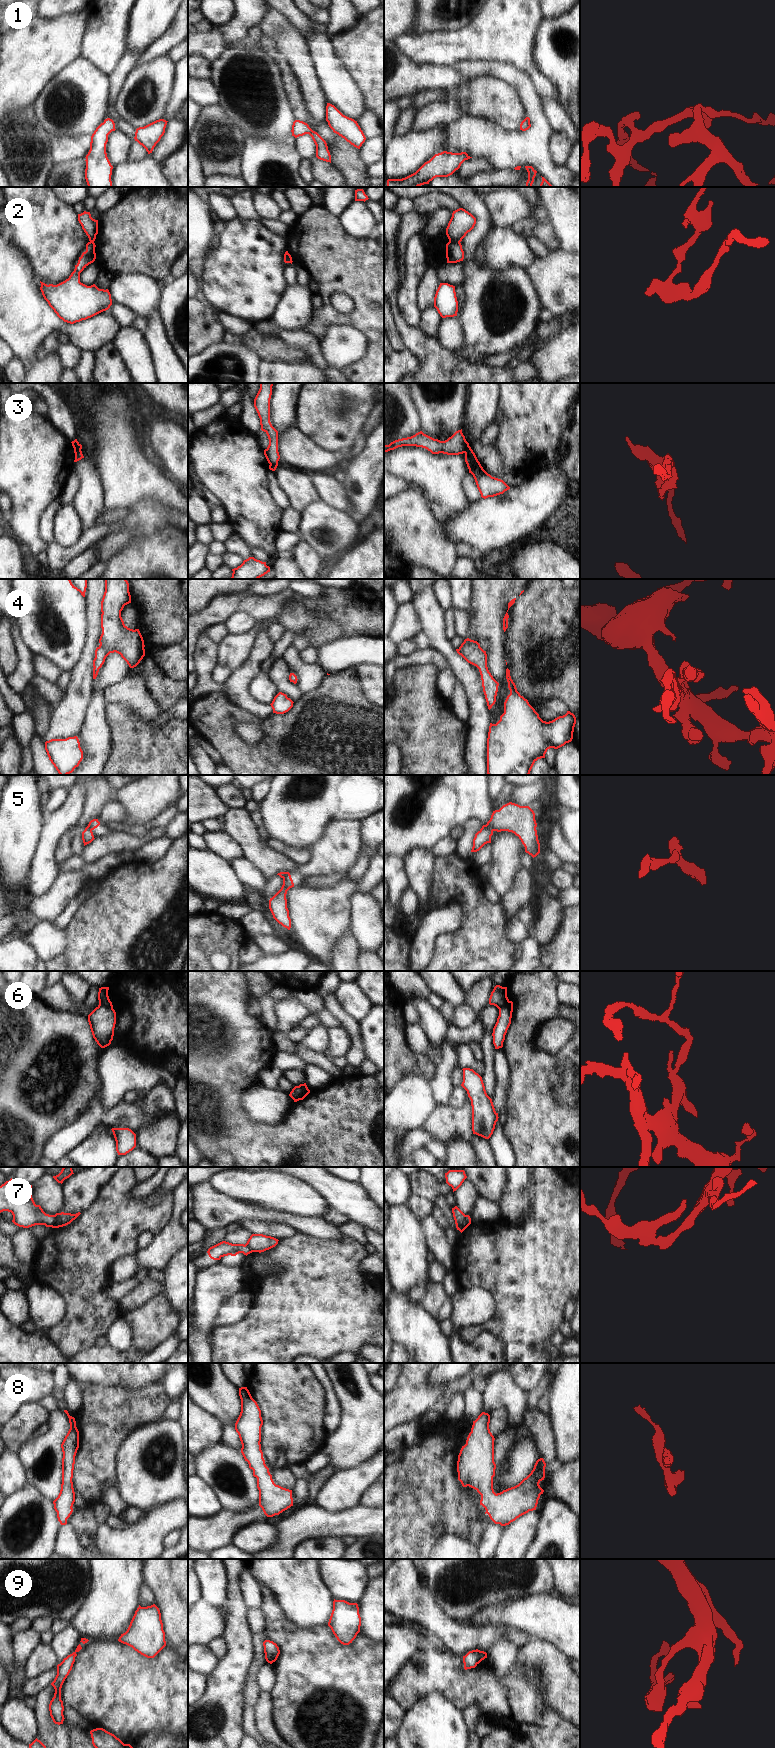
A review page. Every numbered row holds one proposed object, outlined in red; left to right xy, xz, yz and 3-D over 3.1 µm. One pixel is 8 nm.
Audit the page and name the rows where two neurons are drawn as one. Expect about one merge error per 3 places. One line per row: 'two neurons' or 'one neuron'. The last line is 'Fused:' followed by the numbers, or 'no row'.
1: one neuron
2: two neurons
3: two neurons
4: one neuron
5: two neurons
6: two neurons
7: two neurons
8: one neuron
9: one neuron
Fused: 2, 3, 5, 6, 7

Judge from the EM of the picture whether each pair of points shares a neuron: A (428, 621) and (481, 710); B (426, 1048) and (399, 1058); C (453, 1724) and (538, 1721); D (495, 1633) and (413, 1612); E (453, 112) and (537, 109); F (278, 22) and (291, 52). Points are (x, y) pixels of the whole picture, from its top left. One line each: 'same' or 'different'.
A: same
B: different
C: different
D: same
E: different
F: same

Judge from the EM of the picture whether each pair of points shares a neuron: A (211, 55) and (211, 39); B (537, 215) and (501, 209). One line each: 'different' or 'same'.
A: same
B: same

